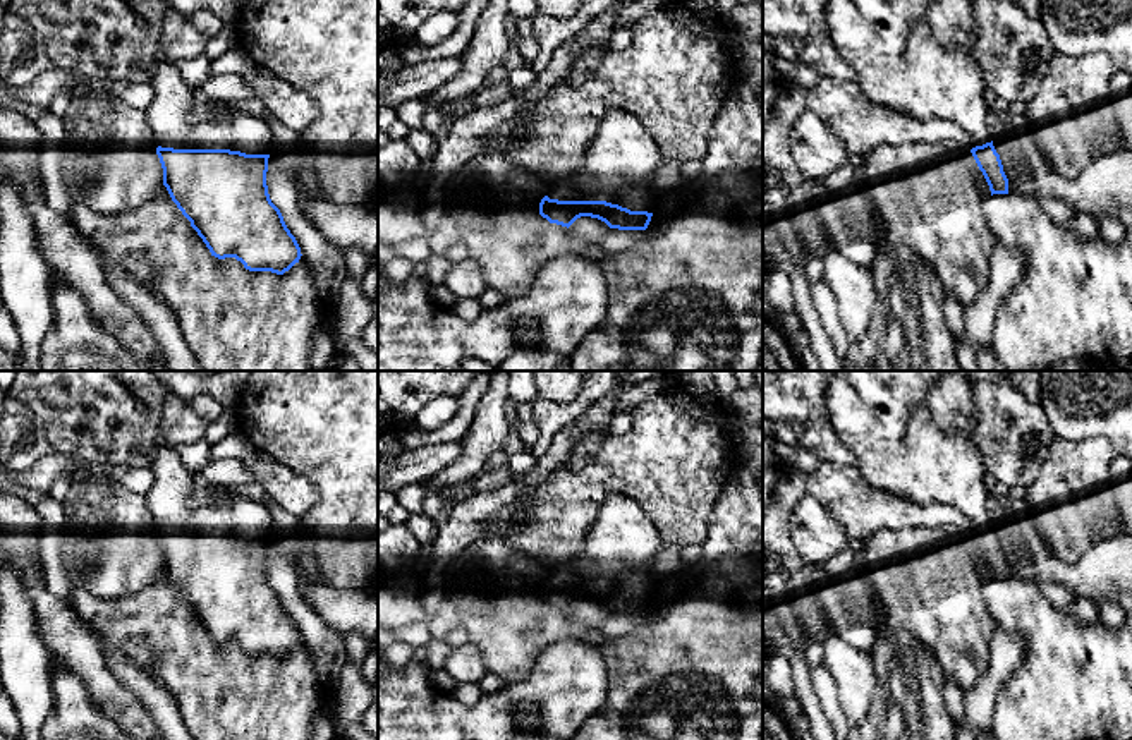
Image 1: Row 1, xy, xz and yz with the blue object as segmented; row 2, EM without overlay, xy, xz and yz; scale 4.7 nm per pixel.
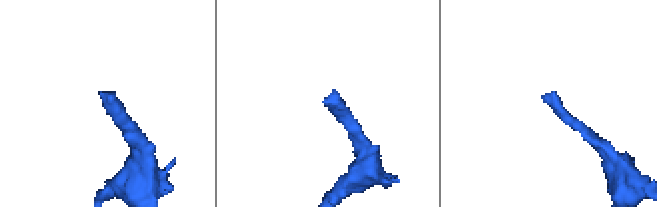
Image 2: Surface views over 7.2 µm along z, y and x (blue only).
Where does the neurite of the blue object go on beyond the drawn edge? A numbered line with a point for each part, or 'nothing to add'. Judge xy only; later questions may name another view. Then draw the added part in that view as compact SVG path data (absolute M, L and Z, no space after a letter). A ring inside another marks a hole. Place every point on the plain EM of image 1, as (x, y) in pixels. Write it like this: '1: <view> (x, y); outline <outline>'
1: xy (174, 485); outline M161 446L149 469L155 474L155 484L146 500L158 531L230 534L246 539L271 539L275 536L268 508L234 494L230 488L210 486L213 500L208 505L191 508L189 500L198 491L196 472L180 462L173 446Z

